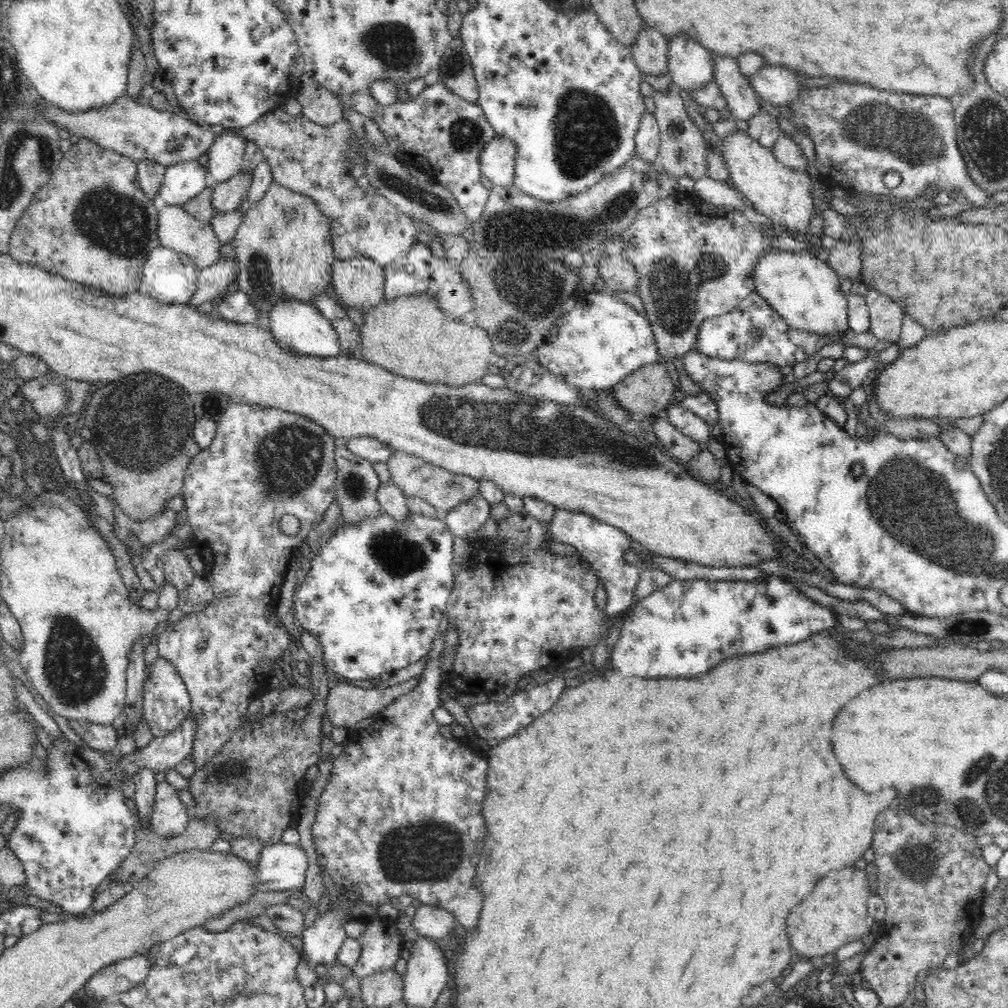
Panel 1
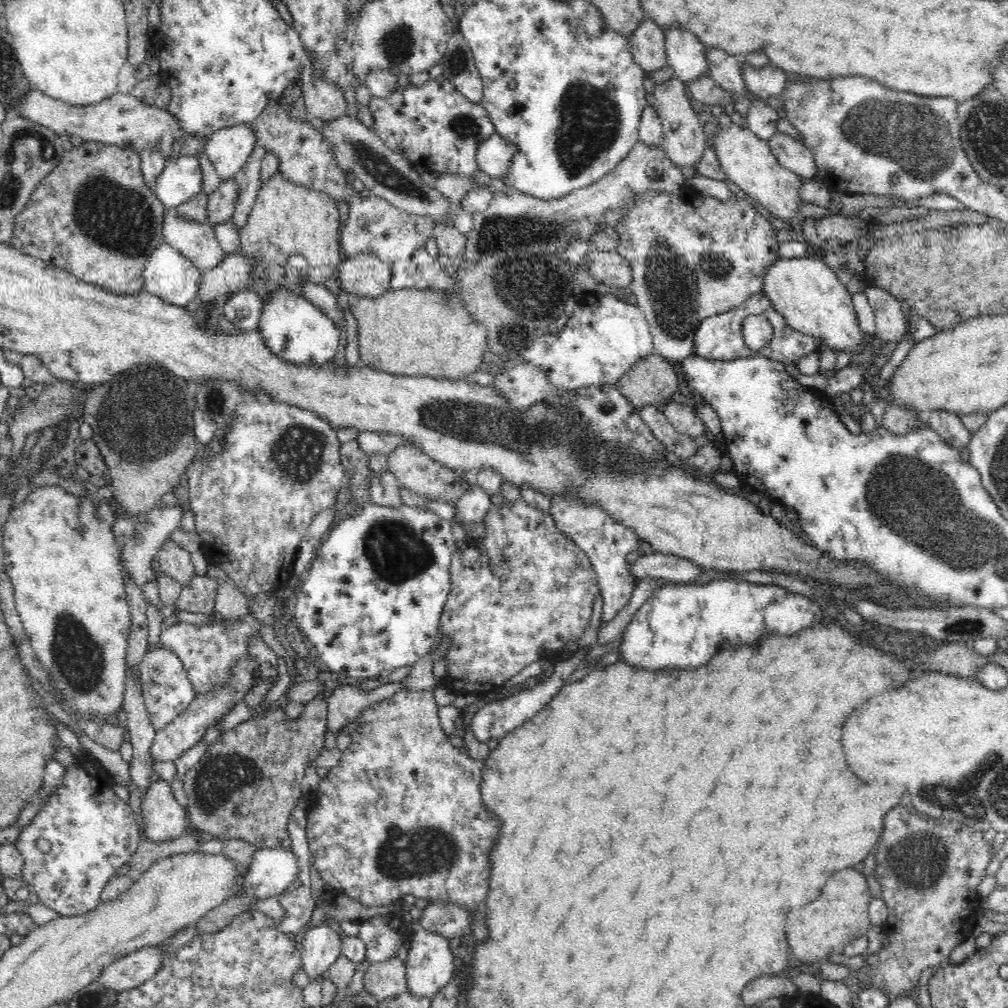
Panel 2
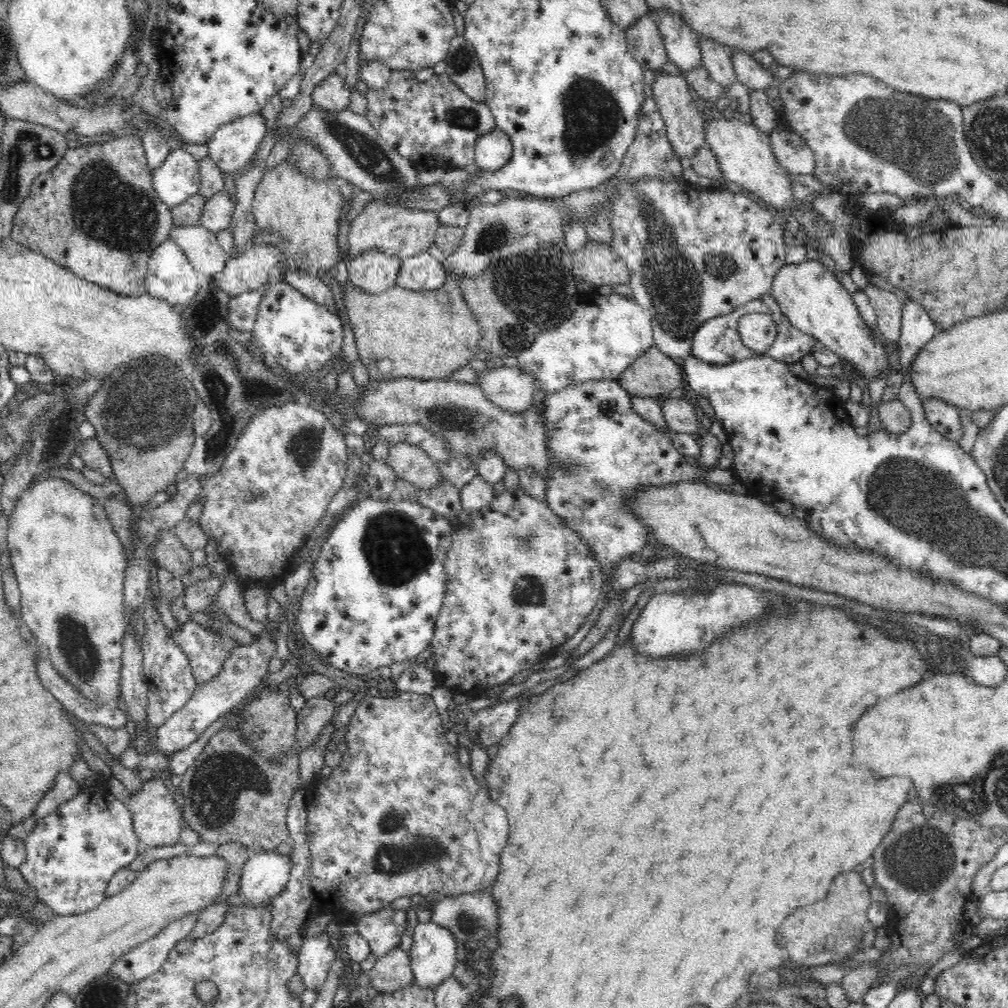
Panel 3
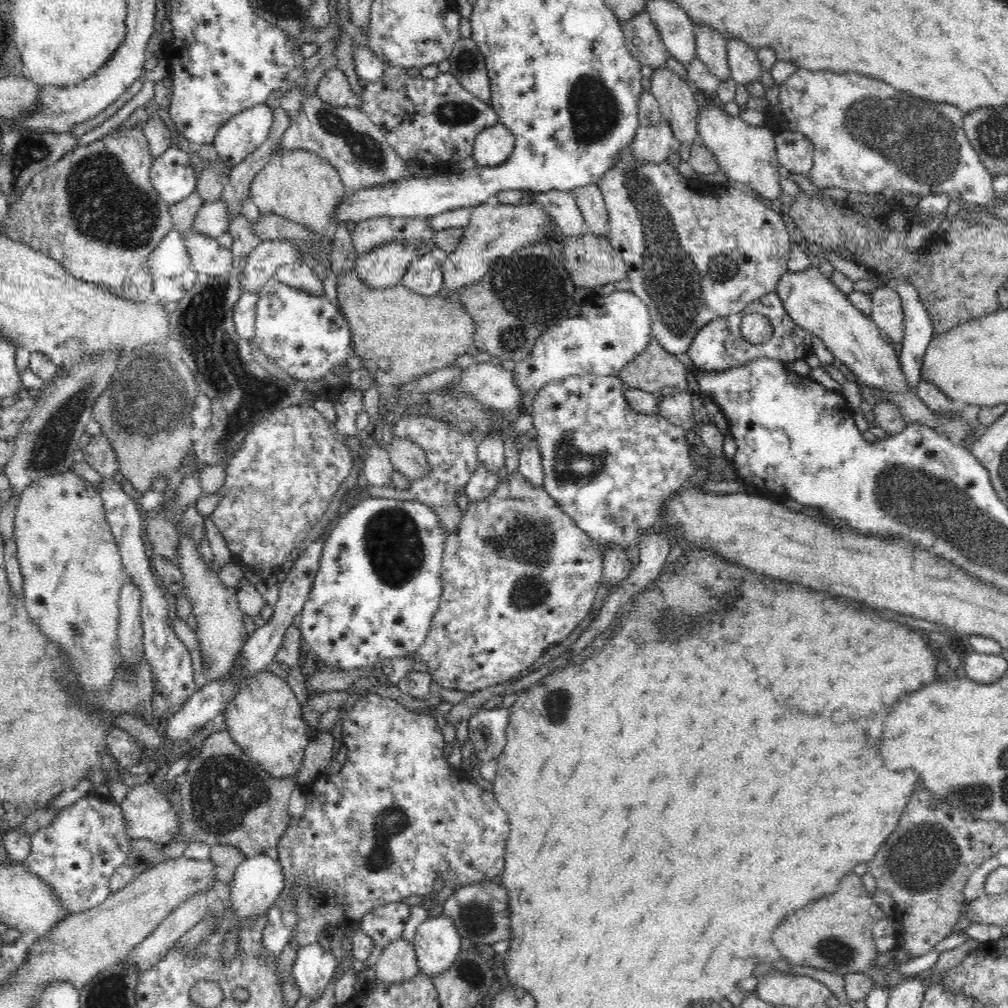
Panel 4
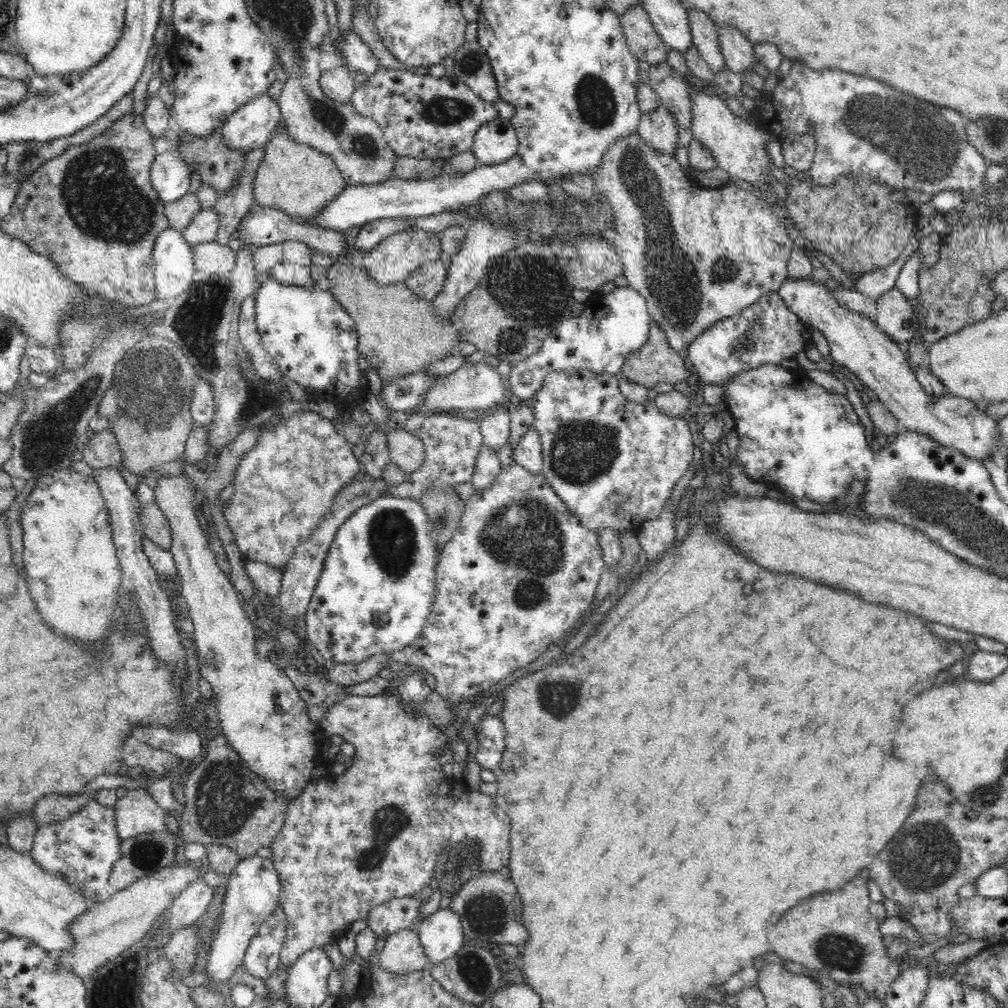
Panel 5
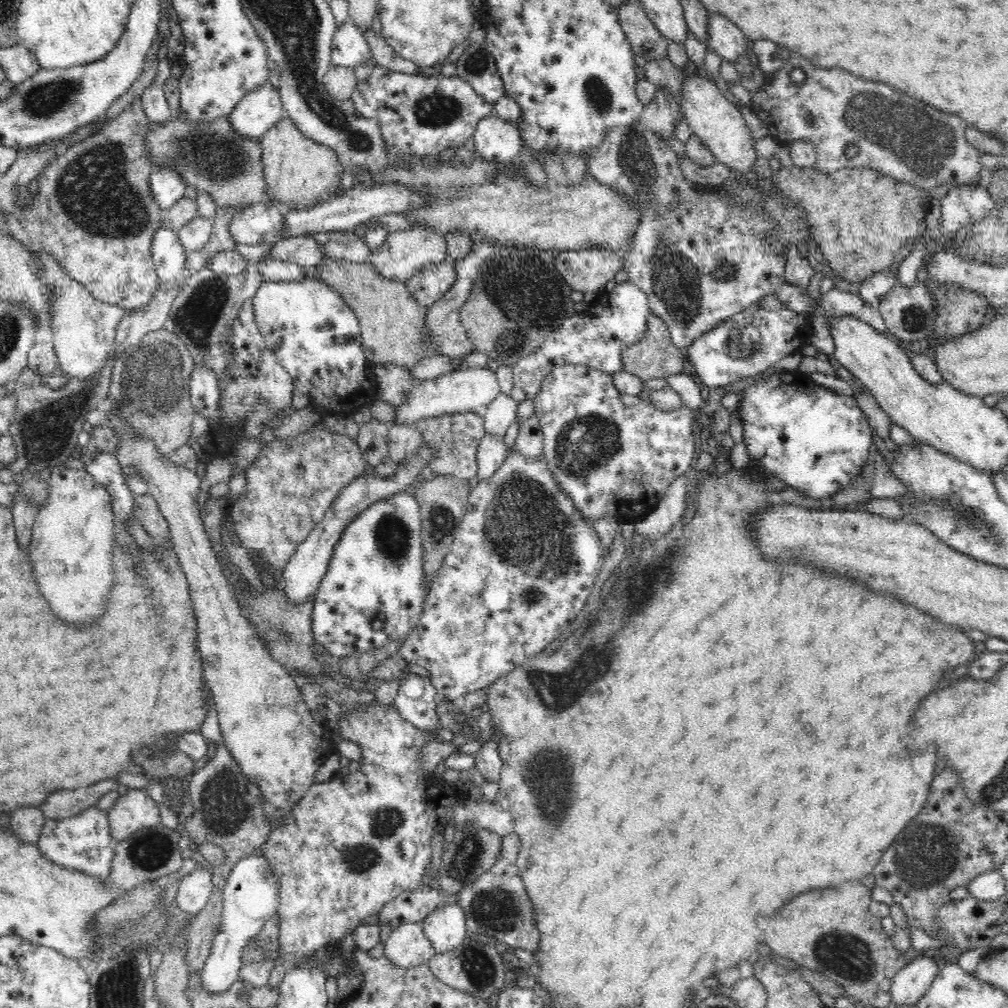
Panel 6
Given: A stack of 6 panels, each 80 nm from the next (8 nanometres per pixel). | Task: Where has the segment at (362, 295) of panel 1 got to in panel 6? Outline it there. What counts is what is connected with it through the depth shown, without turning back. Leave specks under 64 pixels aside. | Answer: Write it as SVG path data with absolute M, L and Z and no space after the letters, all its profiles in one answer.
M409 228L392 232L386 240L371 254L369 262L386 280L406 283L420 269L443 261L447 257L445 236L430 228Z

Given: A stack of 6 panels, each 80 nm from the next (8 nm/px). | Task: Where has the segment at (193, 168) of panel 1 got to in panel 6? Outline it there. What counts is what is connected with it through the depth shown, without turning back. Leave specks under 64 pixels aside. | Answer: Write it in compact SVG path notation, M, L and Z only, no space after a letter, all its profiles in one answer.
M171 168L151 171L149 185L158 208L162 210L170 208L178 199L184 197L187 187L184 179Z

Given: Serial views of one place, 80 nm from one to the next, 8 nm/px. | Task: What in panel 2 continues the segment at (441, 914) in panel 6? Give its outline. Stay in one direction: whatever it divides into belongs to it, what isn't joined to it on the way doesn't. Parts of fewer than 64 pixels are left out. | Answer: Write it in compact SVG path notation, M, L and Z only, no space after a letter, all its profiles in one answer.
M416 927L409 945L409 953L407 955L406 976L407 976L407 992L412 996L426 996L433 998L444 988L450 984L454 976L454 957L450 951L453 940L440 936L431 930Z

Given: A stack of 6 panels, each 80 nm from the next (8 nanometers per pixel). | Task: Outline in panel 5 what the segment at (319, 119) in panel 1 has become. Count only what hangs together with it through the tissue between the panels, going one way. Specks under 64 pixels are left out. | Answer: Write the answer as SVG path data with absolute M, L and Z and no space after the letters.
M344 64L324 71L319 84L327 99L341 104L351 103L353 93L358 88L354 72Z

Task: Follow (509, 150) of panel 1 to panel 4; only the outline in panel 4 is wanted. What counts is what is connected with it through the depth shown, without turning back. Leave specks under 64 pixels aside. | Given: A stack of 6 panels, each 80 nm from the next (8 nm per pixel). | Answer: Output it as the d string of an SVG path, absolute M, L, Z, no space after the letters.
M498 122L476 136L473 158L482 167L501 166L512 155L515 138L504 124Z

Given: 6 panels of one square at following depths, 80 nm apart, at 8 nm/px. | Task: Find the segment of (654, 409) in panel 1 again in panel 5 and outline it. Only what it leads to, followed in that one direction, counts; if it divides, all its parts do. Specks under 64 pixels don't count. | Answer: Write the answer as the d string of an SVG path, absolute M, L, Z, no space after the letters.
M650 322L648 342L632 352L624 363L620 376L647 389L660 382L686 382L689 376L686 357L670 348L666 333L655 322Z

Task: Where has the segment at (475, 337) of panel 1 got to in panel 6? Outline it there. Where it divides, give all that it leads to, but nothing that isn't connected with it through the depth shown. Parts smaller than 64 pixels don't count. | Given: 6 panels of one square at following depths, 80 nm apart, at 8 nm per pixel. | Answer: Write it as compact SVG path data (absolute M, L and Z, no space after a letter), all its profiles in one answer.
M326 257L317 270L320 280L338 291L357 316L369 364L396 364L396 367L410 371L420 359L434 356L426 331L426 312L429 308L418 303L408 290L407 283L386 280L370 262L349 263Z

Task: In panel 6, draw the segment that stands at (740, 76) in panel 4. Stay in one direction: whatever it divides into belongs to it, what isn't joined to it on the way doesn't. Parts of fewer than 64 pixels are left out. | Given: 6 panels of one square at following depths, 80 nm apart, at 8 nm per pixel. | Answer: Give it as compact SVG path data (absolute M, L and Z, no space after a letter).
M721 14L708 16L708 43L716 54L732 64L736 64L746 54L748 39Z

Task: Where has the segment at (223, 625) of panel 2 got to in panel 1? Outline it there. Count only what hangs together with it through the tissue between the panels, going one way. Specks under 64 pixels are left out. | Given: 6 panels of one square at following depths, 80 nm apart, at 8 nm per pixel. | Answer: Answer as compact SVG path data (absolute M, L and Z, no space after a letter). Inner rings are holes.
M230 401L222 416L217 420L217 429L211 445L207 449L201 450L185 470L185 483L183 484L182 495L185 499L187 521L190 524L190 528L192 528L193 538L191 546L200 553L204 561L202 578L206 578L206 581L212 585L214 600L202 612L186 613L182 619L170 626L166 626L166 630L158 638L158 656L173 664L175 670L178 671L179 677L186 684L188 694L190 695L190 699L192 699L191 714L193 715L193 720L197 722L197 731L191 752L195 770L204 768L214 758L214 754L218 754L220 748L234 736L234 732L244 726L250 700L256 696L262 697L263 690L266 689L270 668L265 668L265 666L274 664L275 662L274 670L278 671L276 660L289 648L291 637L288 634L288 630L286 630L279 619L276 619L277 615L272 617L270 613L272 608L275 608L276 612L278 597L281 594L282 584L284 578L286 578L286 572L288 572L293 550L299 548L305 542L309 530L313 527L314 520L322 518L328 506L335 500L333 486L337 477L337 466L335 465L335 450L337 447L334 445L334 439L322 426L303 416L298 416L279 408L268 408L259 404ZM284 514L293 514L300 521L300 528L296 535L286 535L280 530L278 523Z

